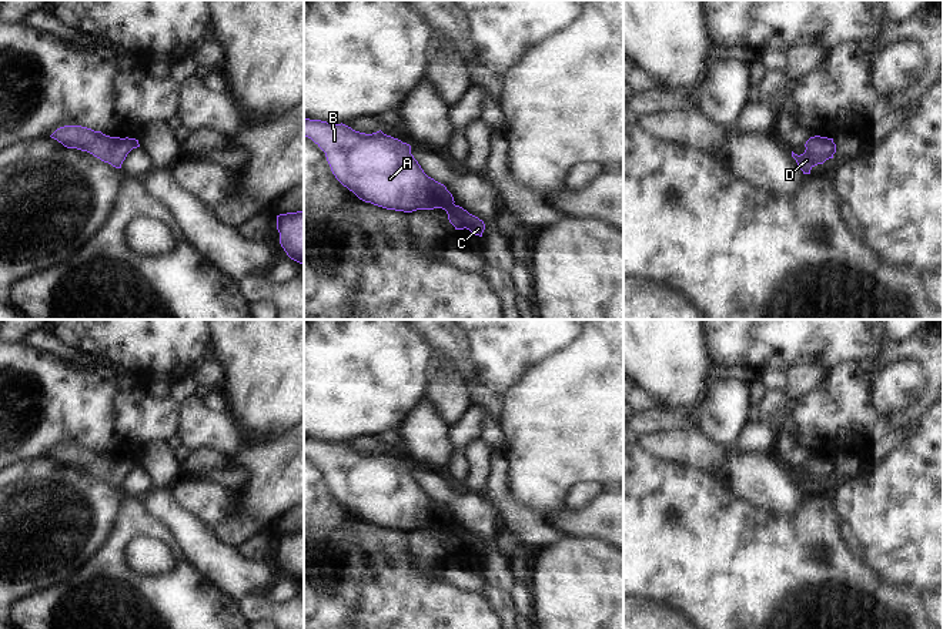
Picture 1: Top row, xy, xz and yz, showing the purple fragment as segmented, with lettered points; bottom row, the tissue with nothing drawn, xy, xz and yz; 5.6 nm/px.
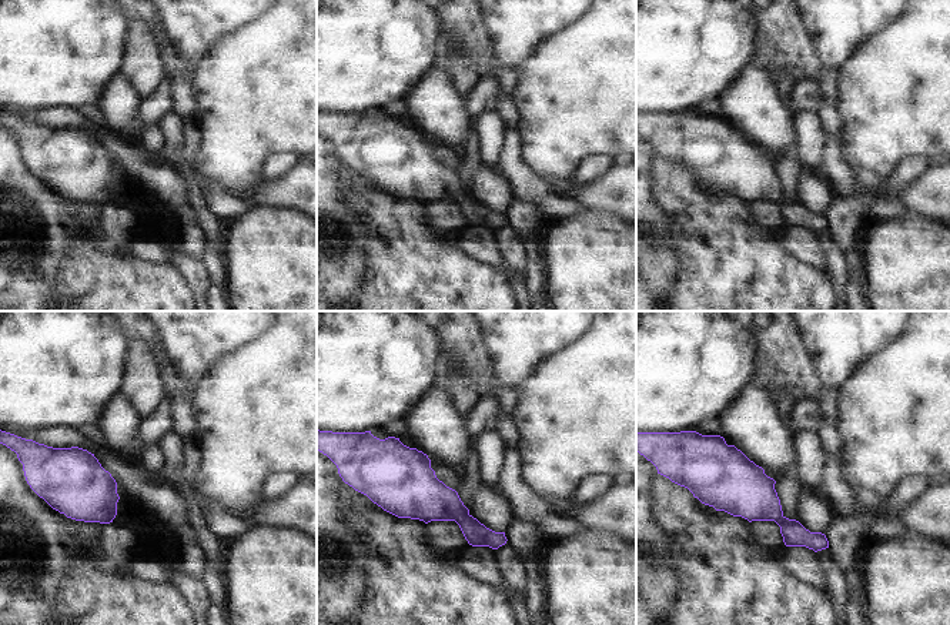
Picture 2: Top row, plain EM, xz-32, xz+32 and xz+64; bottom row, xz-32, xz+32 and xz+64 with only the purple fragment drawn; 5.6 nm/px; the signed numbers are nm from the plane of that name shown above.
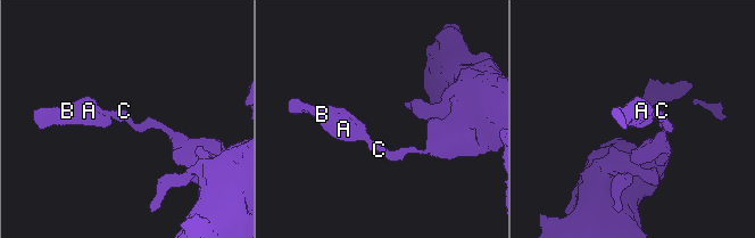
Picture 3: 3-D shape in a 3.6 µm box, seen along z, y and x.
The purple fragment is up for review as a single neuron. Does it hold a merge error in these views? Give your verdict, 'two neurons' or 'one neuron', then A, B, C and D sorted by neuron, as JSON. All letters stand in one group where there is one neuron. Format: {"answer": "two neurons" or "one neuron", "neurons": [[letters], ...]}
{"answer": "one neuron", "neurons": [["A", "B", "C", "D"]]}

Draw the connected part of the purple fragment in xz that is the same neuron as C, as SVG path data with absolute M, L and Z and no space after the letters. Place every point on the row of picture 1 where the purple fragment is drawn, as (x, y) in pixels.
M304 117L304 135L311 138L324 153L335 178L360 200L374 205L412 213L417 210L442 208L455 230L469 230L482 237L485 224L478 217L455 205L447 187L428 177L411 154L411 145L384 134L381 130L365 134L345 124L331 124Z

